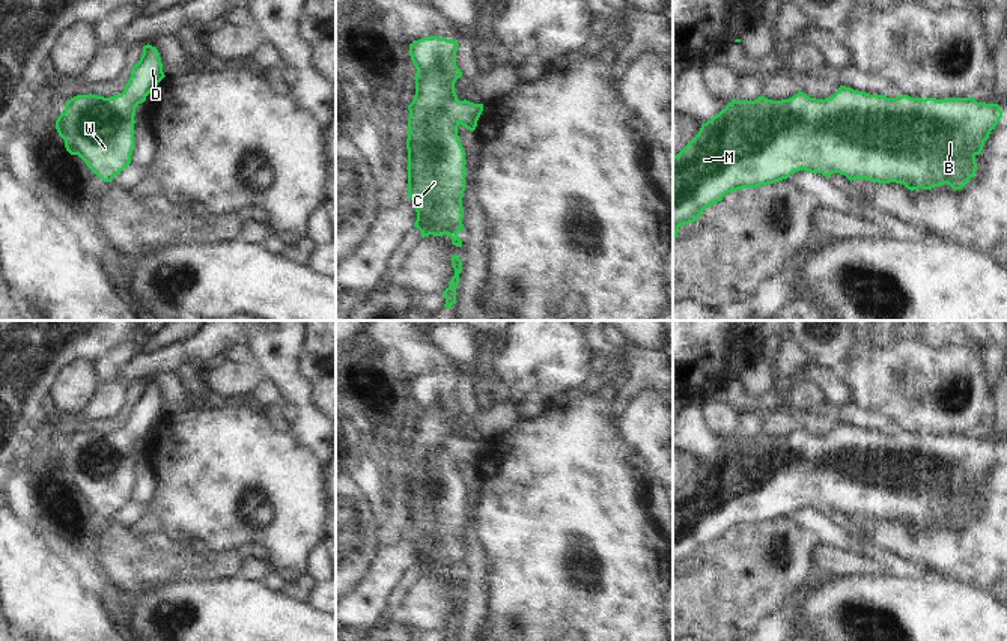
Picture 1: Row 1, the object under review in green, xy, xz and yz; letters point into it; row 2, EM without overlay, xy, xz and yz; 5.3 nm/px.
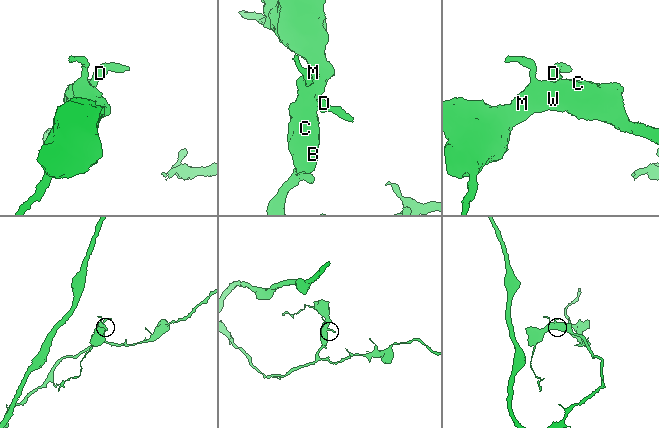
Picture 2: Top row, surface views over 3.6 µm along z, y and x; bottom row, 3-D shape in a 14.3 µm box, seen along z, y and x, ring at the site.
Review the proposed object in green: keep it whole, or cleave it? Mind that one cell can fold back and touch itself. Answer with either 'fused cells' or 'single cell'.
single cell

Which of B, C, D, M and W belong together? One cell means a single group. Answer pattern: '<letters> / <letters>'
B C D M W

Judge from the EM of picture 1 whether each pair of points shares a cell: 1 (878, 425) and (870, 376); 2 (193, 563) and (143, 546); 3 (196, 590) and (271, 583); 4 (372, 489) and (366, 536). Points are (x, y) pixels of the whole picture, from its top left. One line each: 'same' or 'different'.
1: different
2: same
3: different
4: same

